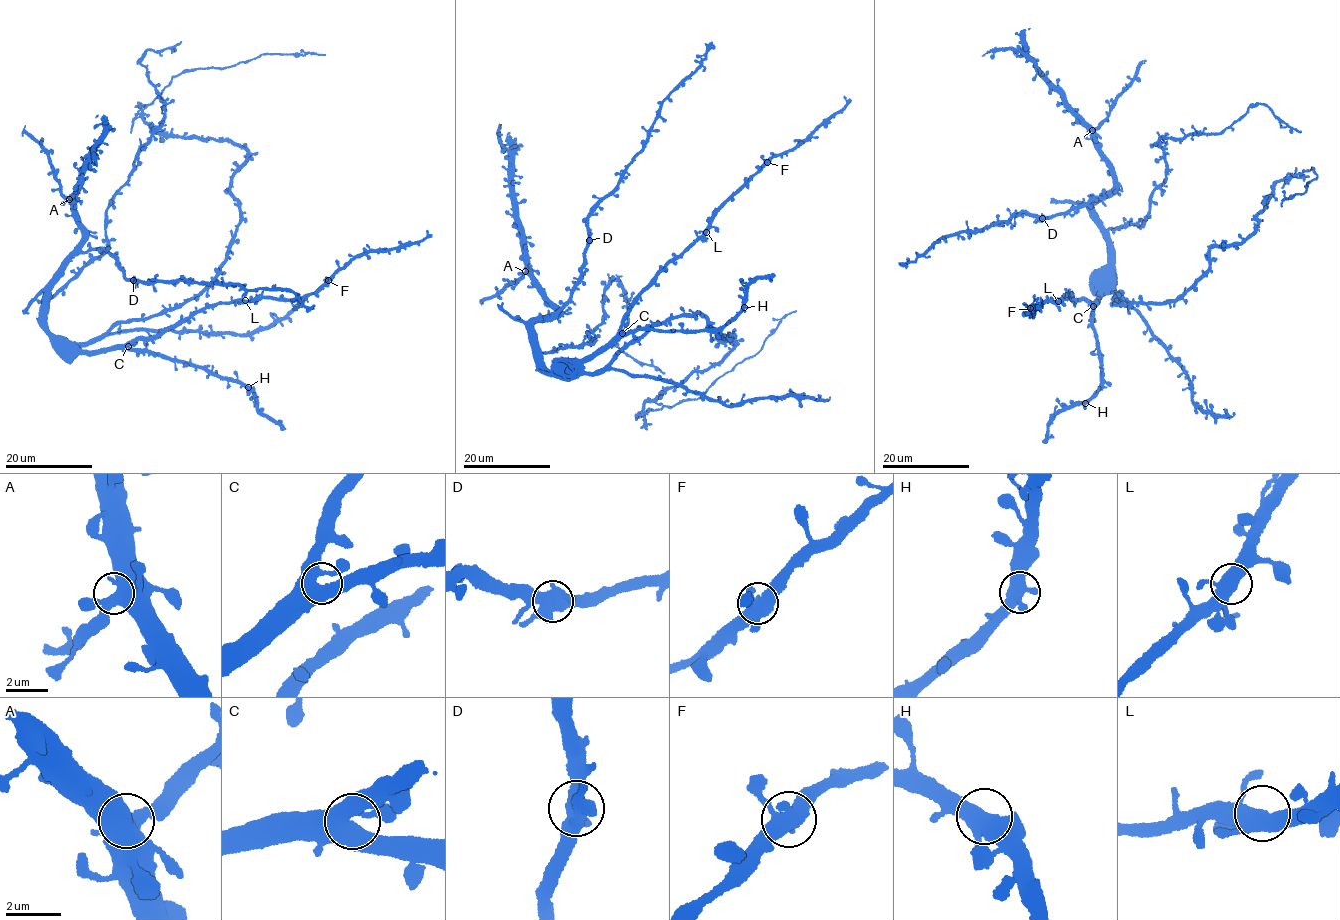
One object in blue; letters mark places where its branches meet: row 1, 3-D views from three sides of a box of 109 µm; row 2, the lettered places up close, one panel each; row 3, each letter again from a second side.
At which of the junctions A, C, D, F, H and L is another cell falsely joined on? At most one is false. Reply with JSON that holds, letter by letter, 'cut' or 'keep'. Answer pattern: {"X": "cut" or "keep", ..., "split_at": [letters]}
{"A": "keep", "C": "keep", "D": "keep", "F": "keep", "H": "keep", "L": "keep", "split_at": []}

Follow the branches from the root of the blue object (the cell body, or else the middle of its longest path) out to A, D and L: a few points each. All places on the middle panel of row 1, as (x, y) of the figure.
A: (647, 330), (594, 372), (549, 370), (531, 324), (556, 312), (525, 271)
D: (647, 330), (624, 344), (607, 364), (594, 372), (545, 367), (531, 325), (564, 307), (581, 276), (588, 240)
L: (647, 330), (624, 344), (604, 367), (583, 370), (583, 362), (611, 346), (638, 296), (706, 232)

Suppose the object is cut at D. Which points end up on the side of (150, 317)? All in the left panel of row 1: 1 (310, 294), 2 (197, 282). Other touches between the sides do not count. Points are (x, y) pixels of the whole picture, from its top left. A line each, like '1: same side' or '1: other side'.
1: same side
2: other side

